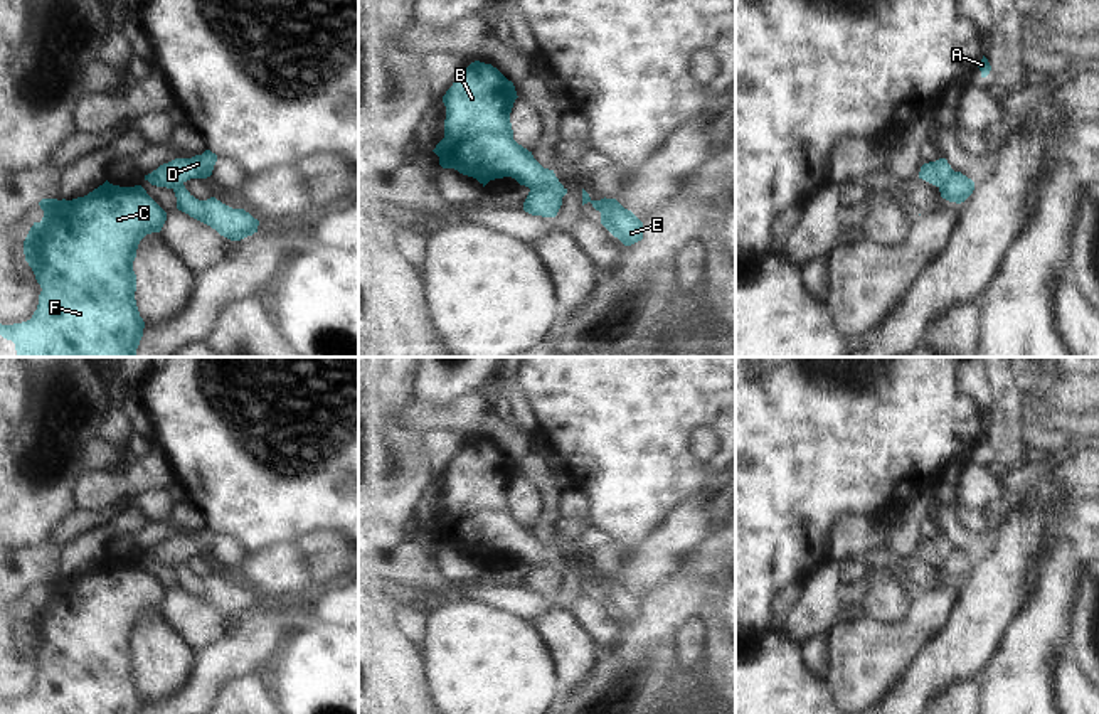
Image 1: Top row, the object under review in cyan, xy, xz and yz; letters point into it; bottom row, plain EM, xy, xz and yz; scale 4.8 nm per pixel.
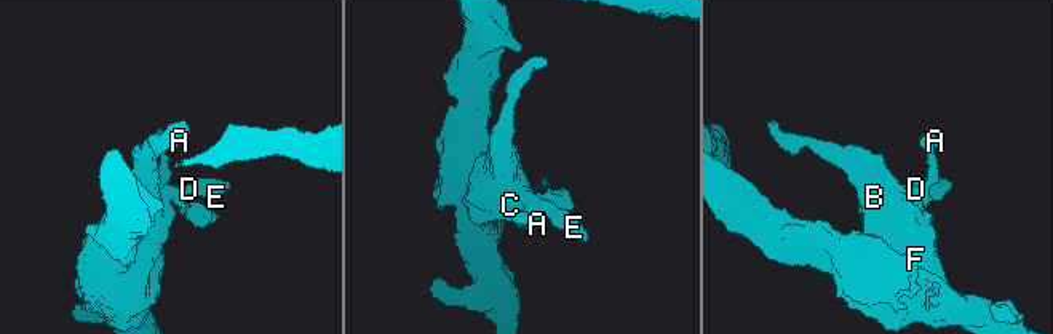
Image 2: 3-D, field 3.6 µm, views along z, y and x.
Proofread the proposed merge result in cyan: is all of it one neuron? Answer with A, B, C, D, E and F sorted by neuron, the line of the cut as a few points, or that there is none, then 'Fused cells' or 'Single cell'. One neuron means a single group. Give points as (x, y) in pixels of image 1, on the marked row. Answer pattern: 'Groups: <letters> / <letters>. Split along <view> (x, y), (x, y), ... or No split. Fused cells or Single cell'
Groups: A / B C D E F. Split along xz (530, 187), (552, 187), (561, 197). Fused cells.

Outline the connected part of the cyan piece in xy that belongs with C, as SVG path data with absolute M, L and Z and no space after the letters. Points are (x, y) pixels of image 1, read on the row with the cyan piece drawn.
M108 180L72 200L42 199L40 222L34 222L25 241L25 261L42 291L32 318L2 325L0 335L15 344L19 357L136 357L145 322L135 291L133 261L140 241L160 232L167 212L141 185L119 187Z

